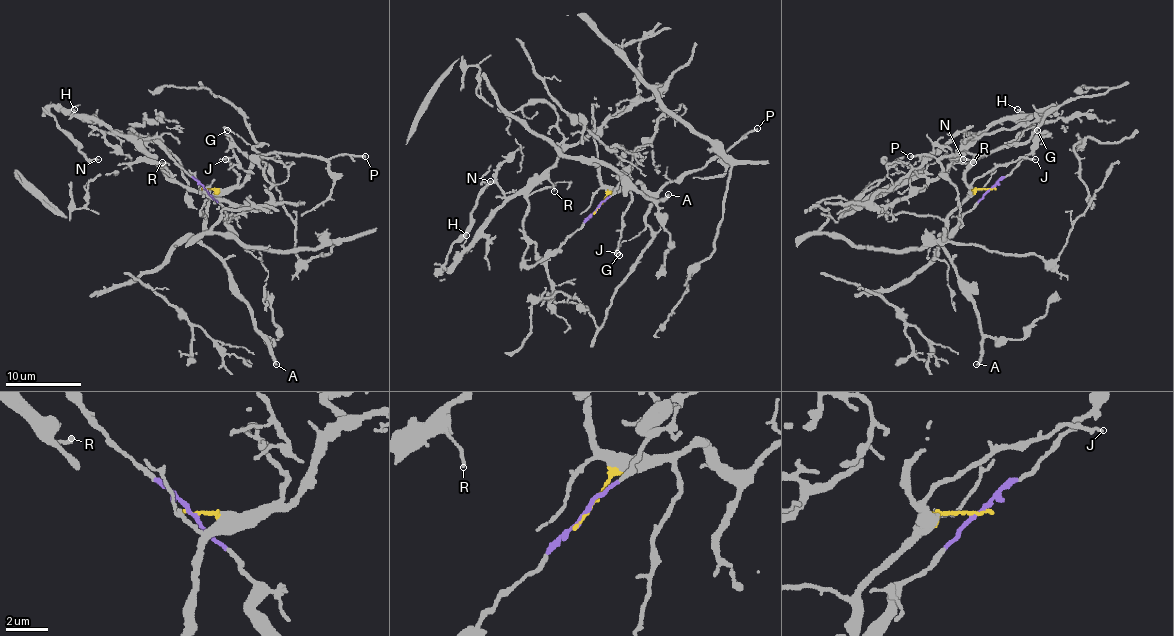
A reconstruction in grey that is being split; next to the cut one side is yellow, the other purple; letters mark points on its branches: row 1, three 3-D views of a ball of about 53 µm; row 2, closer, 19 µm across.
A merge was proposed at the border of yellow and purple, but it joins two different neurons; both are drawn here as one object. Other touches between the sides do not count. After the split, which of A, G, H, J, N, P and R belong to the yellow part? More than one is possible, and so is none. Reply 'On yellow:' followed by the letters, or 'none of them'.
On yellow: A, G, J, P

